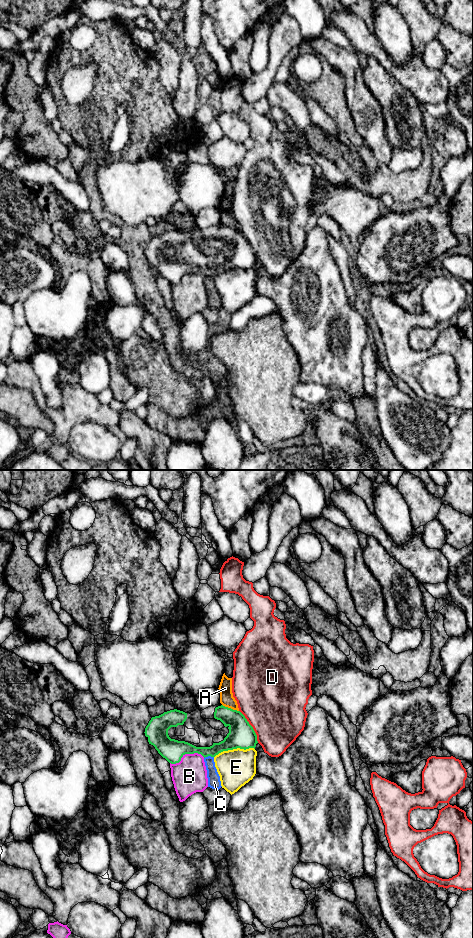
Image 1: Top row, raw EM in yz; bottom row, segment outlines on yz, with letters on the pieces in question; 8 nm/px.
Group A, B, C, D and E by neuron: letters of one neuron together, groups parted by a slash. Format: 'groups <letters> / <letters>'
groups A C / B / D / E

